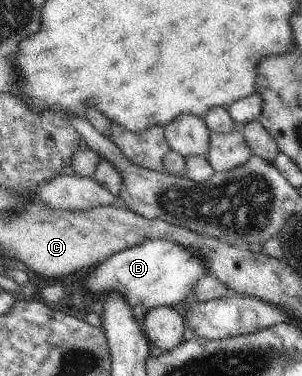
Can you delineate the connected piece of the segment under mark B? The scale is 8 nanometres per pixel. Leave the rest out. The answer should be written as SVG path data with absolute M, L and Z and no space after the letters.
M151 239L142 245L119 251L96 266L85 282L92 298L103 300L112 291L124 296L131 307L142 306L146 311L155 307L172 307L184 302L195 283L207 274L204 261L193 249L186 249L171 240Z

